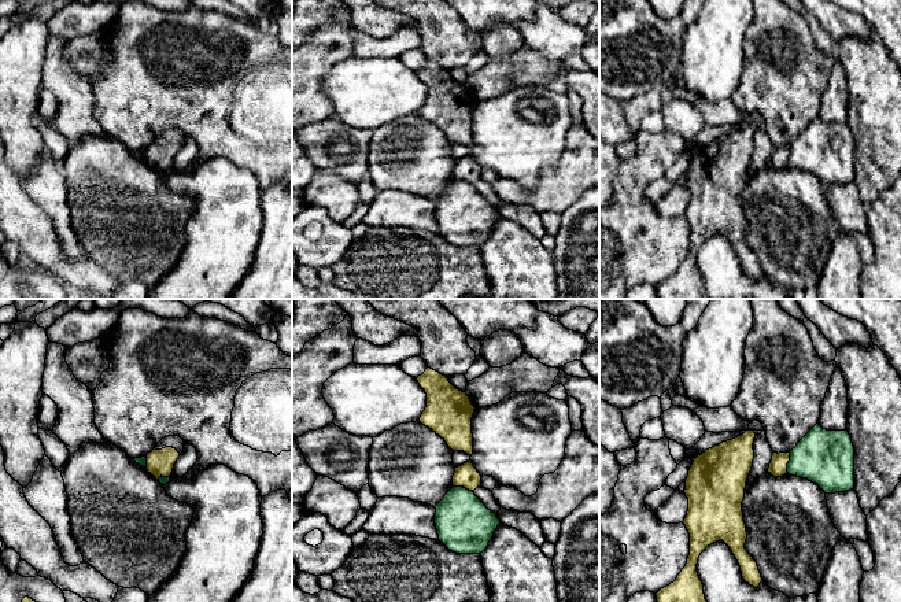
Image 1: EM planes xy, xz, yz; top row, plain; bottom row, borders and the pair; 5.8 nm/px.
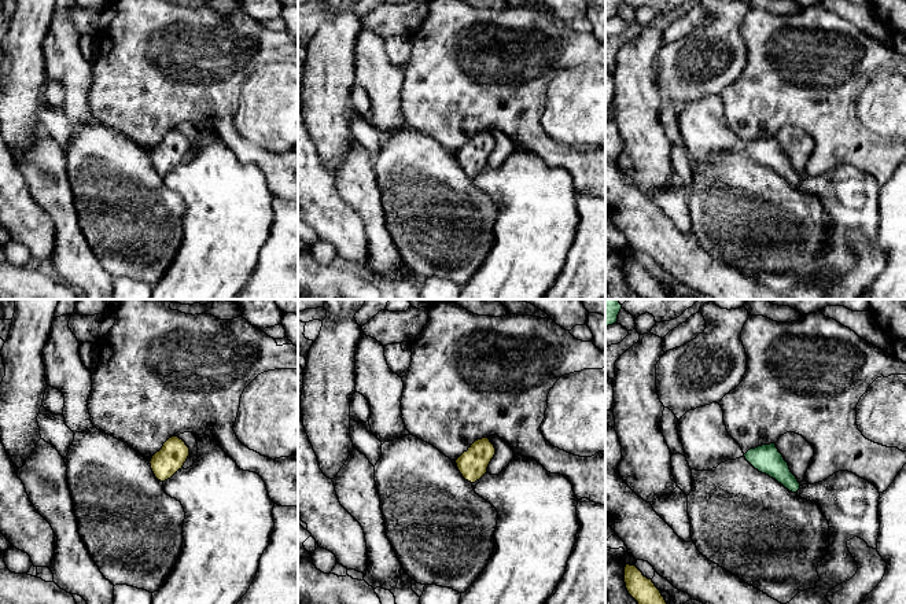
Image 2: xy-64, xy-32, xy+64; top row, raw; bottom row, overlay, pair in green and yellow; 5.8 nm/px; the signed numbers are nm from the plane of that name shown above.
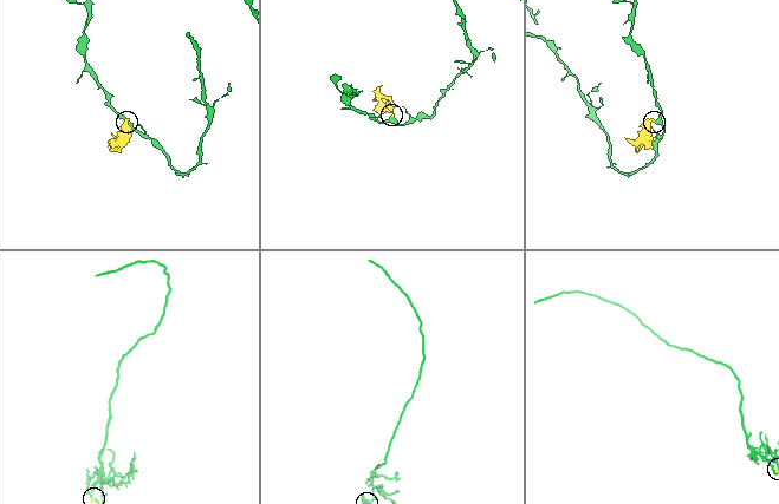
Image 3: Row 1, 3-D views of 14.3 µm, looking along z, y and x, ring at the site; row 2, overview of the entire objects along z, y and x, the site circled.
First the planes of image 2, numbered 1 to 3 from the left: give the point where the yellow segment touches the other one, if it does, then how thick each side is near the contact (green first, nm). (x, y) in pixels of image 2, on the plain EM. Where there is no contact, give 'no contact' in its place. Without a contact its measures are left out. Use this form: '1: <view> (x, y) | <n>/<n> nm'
1: no contact
2: no contact
3: no contact

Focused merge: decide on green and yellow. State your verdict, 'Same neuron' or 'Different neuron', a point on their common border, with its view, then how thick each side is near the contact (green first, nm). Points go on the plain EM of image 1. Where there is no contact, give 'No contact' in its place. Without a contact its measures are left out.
Different neuron. Touches green at yz (789, 155). Thickness 320 nm (green) against 110 nm

